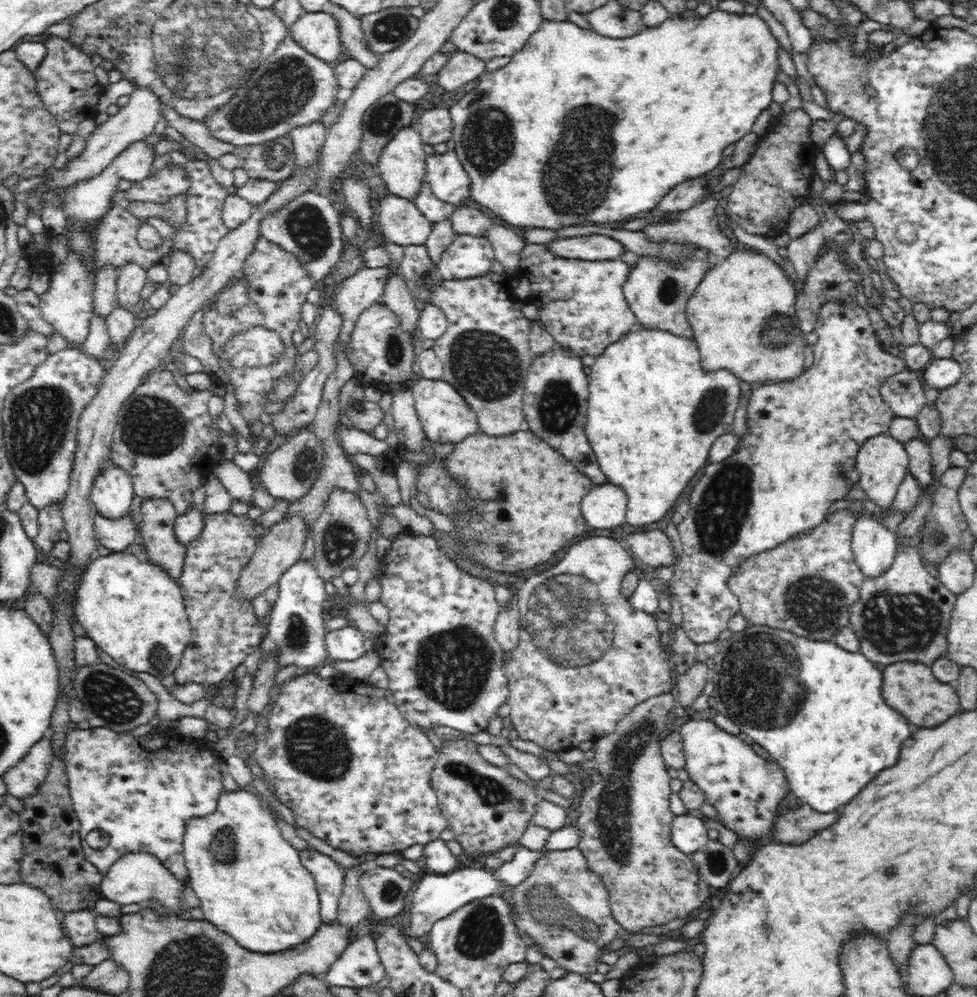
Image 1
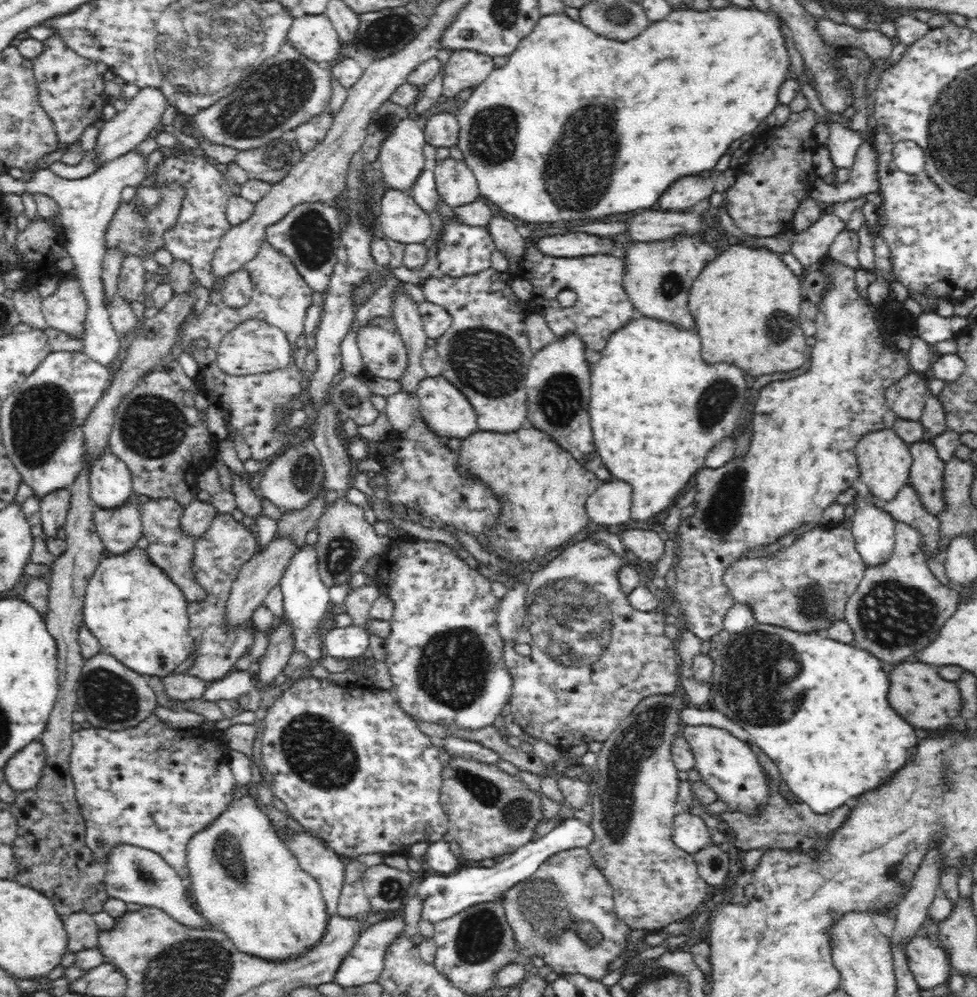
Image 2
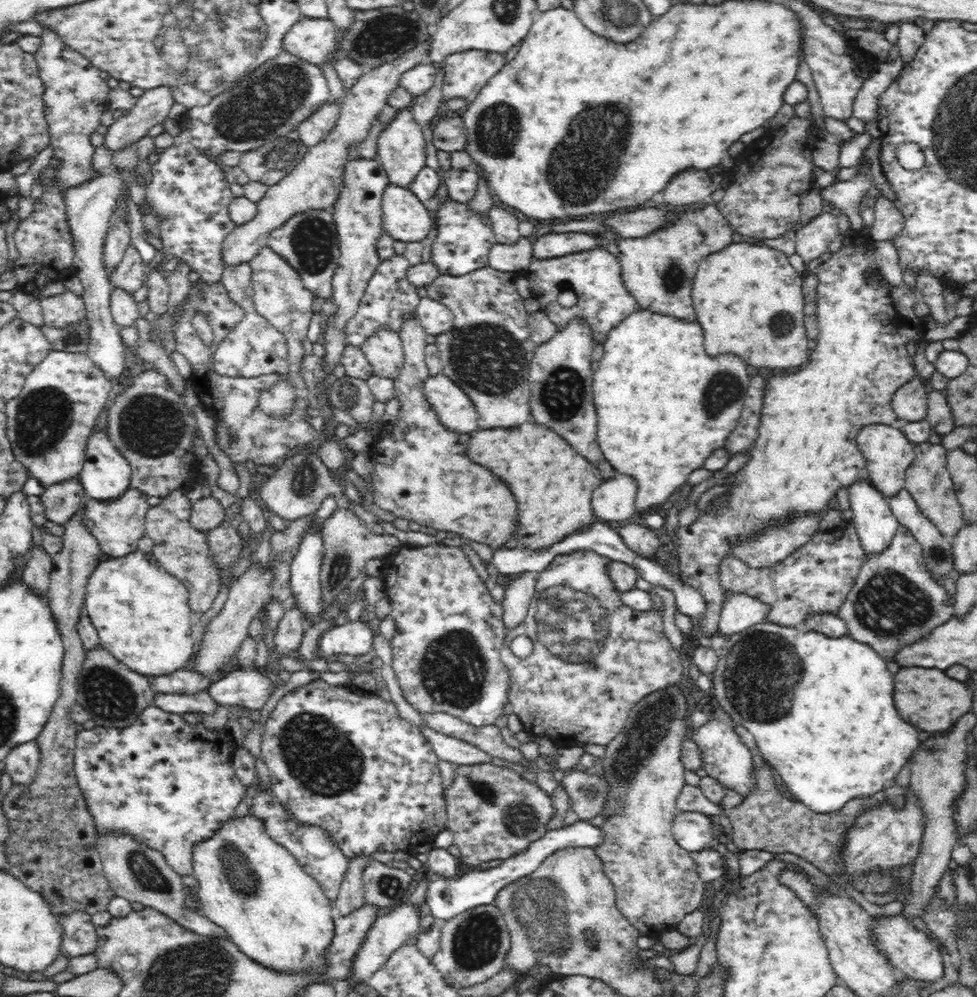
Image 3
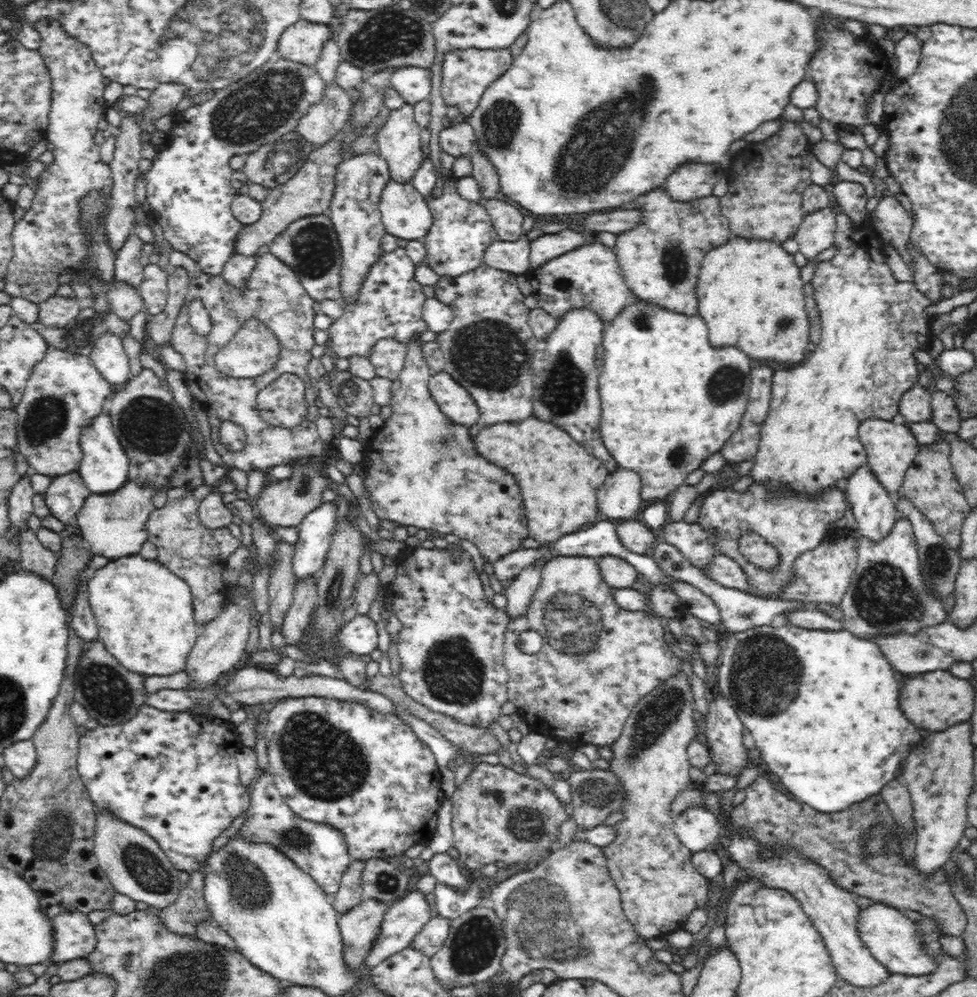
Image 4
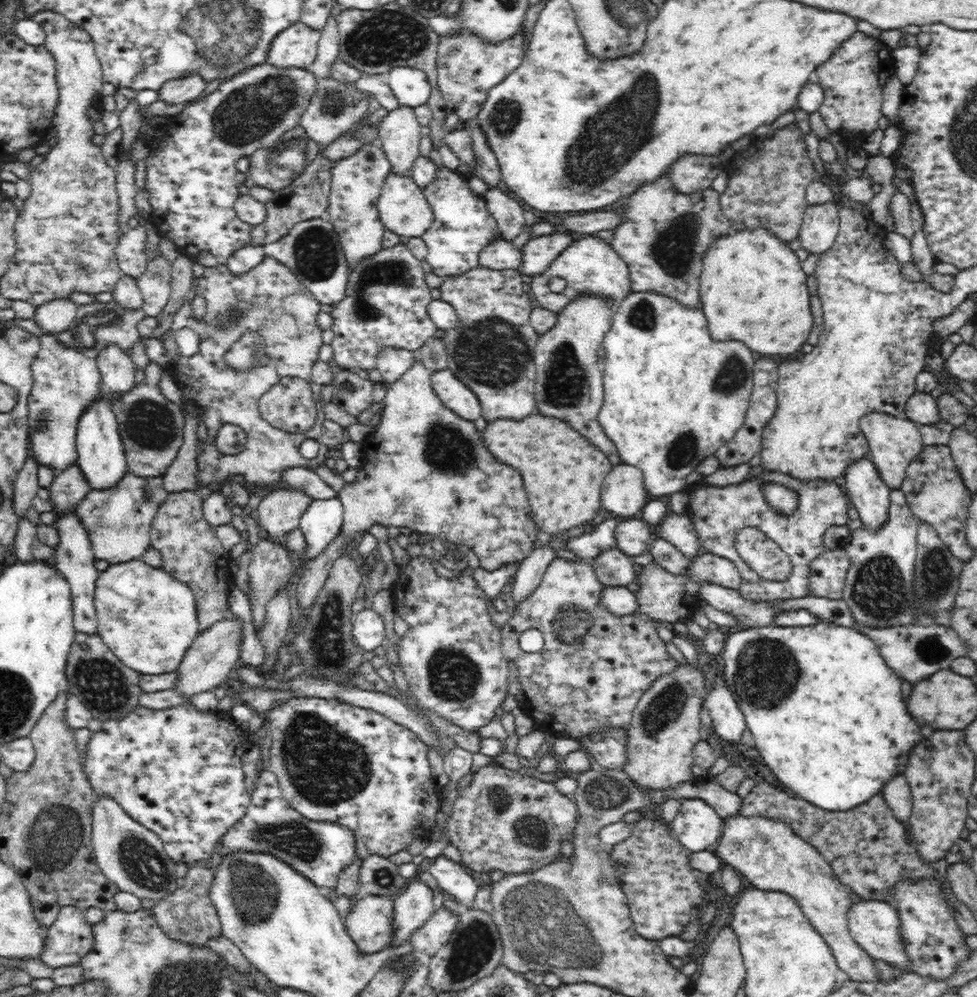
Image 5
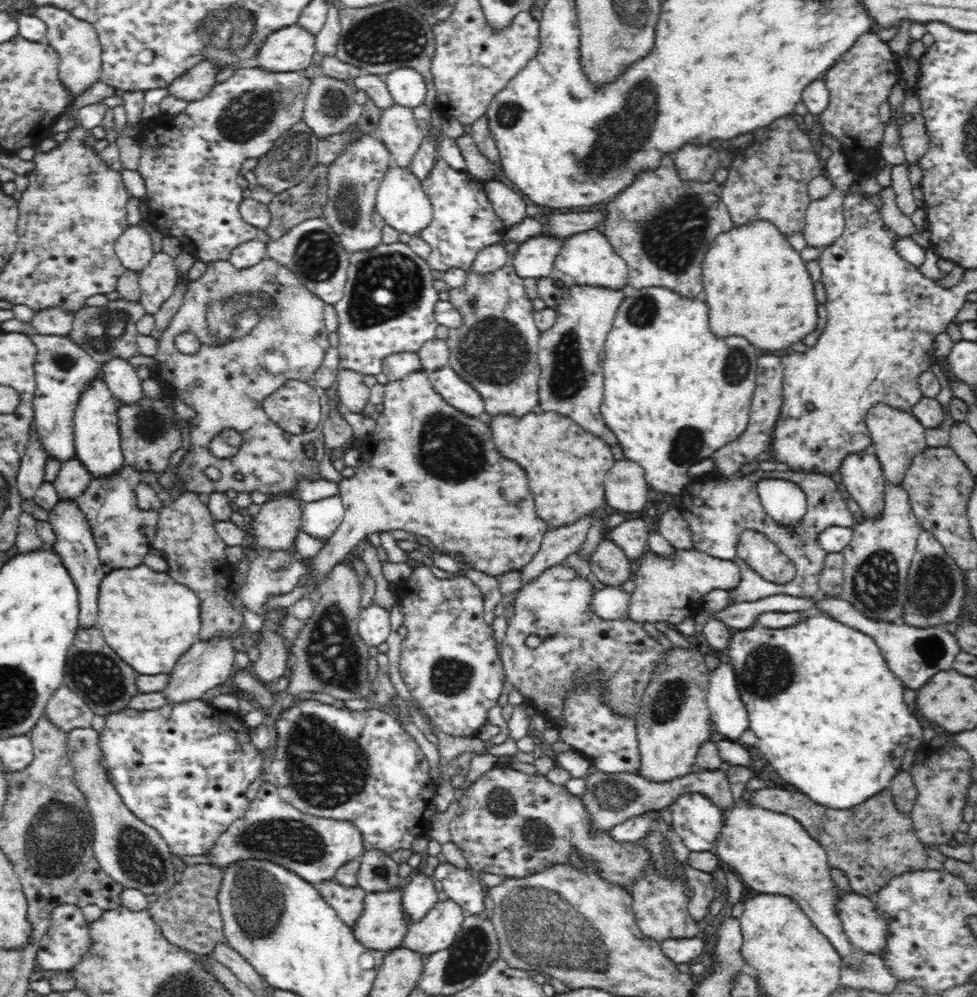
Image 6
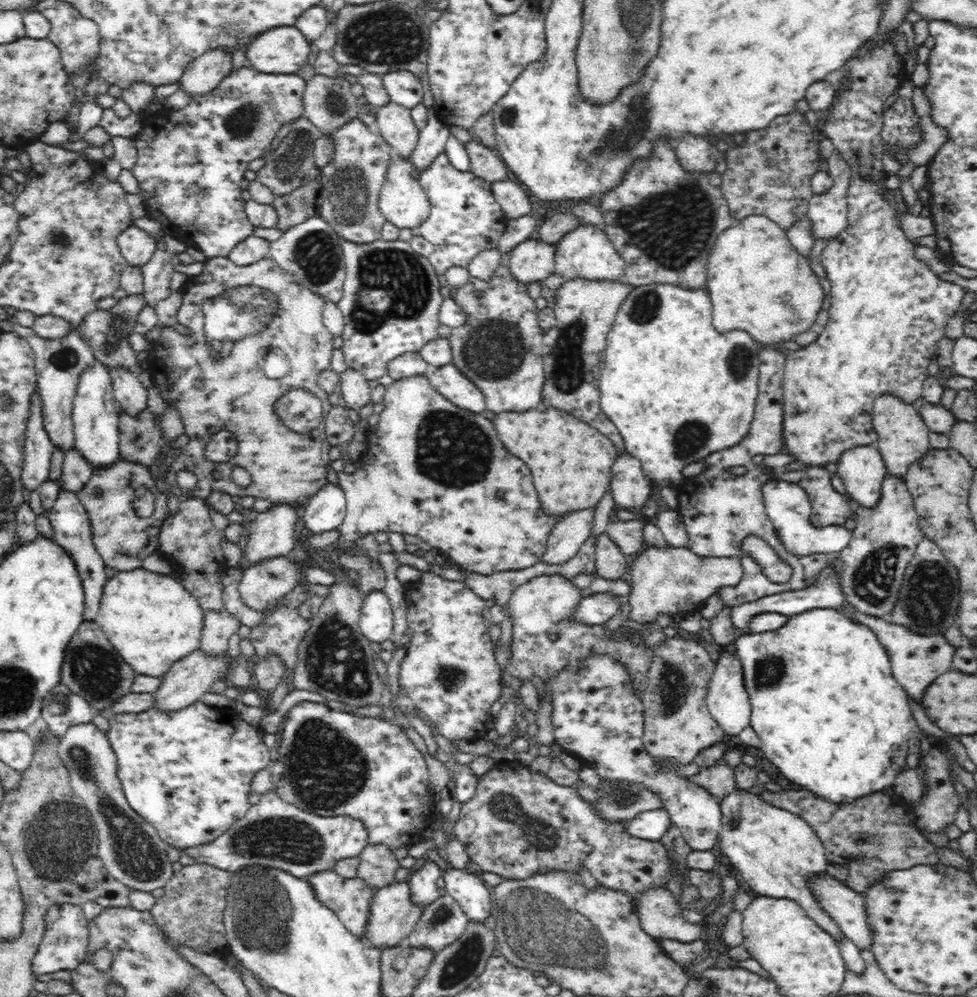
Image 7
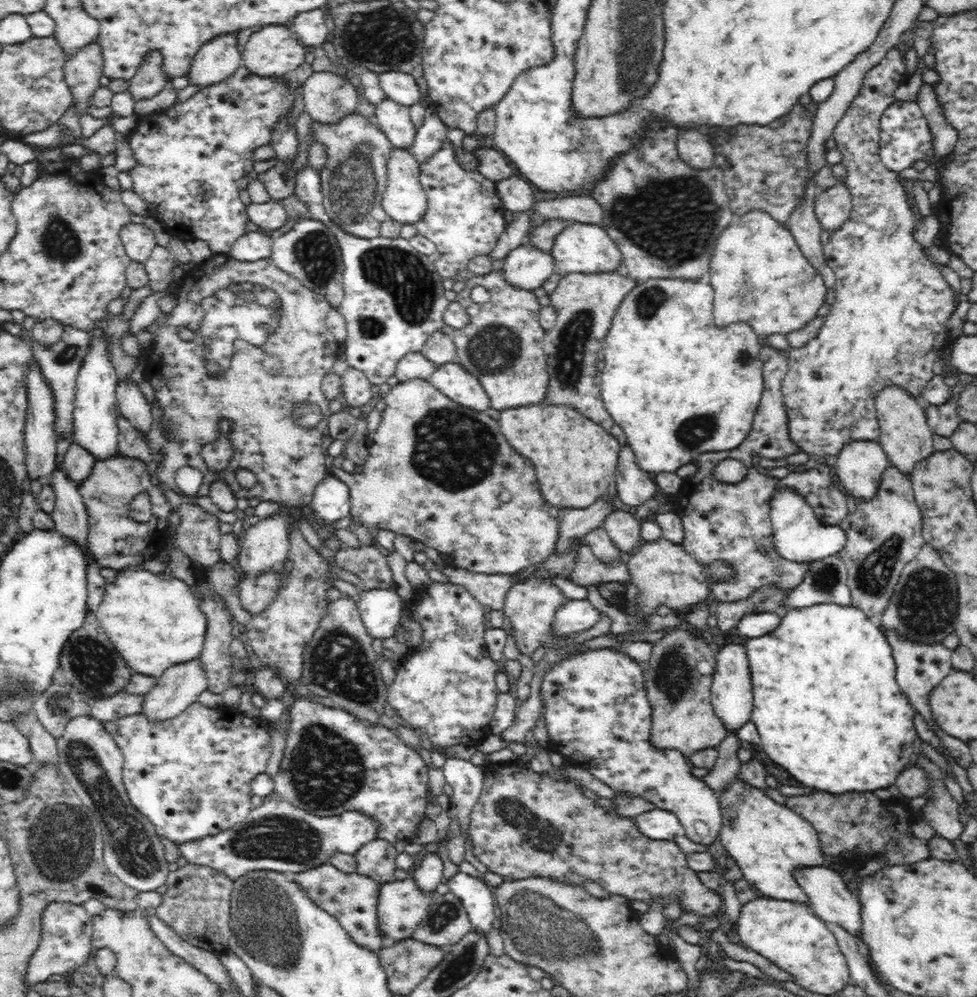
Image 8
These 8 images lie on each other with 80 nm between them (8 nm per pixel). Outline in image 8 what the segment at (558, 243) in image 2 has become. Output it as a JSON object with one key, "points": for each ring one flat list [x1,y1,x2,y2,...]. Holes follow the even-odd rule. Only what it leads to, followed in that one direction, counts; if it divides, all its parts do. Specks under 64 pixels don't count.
{"points":[[525,242,505,256,505,265,501,270,504,279,512,286,533,291,553,274,554,259,551,251,540,251]]}

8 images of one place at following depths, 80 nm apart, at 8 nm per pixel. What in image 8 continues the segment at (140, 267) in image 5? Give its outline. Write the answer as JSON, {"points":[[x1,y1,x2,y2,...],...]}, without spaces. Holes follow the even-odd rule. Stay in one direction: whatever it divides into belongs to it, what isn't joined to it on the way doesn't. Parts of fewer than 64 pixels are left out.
{"points":[[128,222,122,226,119,235,126,254,134,262,145,263,157,245,154,233,144,224]]}

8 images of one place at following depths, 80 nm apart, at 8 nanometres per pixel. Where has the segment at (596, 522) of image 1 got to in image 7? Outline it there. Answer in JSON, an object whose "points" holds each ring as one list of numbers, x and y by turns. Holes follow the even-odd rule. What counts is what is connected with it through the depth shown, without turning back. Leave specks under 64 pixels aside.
{"points":[[622,454,610,477,609,490,614,496,617,508,639,511,647,500,657,491,654,483,646,478,640,460]]}

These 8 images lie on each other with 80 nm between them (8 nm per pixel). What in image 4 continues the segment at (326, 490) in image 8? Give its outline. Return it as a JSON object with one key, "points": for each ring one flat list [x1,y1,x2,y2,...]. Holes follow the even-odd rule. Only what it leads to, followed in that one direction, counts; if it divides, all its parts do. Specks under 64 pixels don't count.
{"points":[[323,502,299,524,293,556,293,573,297,580,321,572,338,520,338,505]]}

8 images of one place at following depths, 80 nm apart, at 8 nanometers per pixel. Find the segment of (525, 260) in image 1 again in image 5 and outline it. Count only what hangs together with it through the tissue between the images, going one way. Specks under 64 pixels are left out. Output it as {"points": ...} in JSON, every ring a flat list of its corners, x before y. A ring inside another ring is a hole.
{"points":[[590,234,586,238,572,240,570,246,561,252,542,274,532,275,532,282,527,288,530,295,535,298,537,306,558,313,580,293,605,296,606,300,613,300,617,304,628,296,631,282,626,263,618,256,611,244],[554,276,566,280,566,287,562,292,552,292,548,287,549,279]]}

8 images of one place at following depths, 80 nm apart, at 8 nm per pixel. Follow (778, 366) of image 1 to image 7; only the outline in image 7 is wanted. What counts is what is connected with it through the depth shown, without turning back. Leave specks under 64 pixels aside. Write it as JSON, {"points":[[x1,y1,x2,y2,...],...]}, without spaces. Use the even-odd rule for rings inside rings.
{"points":[[760,214,746,216,717,236,706,272,714,328,718,332,746,328,761,346,806,332,815,324,825,297,818,276,794,248,787,231]]}

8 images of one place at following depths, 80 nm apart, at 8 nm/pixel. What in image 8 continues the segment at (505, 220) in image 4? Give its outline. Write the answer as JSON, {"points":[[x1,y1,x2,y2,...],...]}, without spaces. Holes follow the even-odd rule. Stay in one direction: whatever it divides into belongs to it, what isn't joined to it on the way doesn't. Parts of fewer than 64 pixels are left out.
{"points":[[515,174,510,178,502,179,497,183,497,193,505,210,513,213,531,212,534,207,534,190,531,183,522,176]]}

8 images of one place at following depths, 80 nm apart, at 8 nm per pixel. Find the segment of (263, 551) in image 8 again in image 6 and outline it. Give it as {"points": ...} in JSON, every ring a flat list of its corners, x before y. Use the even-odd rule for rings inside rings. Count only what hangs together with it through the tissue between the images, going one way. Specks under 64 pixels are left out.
{"points":[[284,494,262,504,258,515,248,519,258,546,255,551,287,551,293,548,293,540,300,530,303,504,296,496]]}

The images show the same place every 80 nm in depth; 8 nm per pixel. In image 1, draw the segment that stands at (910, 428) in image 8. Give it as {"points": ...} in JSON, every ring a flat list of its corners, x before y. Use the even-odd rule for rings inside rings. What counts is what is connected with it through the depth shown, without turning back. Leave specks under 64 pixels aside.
{"points":[[888,434,871,437,859,447,856,468,859,472,860,486,864,488,867,498,870,499,870,507,880,513,892,512,899,484,905,479,905,474,909,470,909,456,904,443]]}

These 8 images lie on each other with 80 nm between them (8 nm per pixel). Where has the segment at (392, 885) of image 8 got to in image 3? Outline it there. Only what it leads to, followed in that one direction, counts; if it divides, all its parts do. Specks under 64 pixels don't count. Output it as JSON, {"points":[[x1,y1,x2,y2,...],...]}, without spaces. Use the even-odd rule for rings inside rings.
{"points":[[364,904,349,916,335,915,333,942,329,946,330,981,347,980,353,960,360,952,370,927,378,918,378,907]]}

